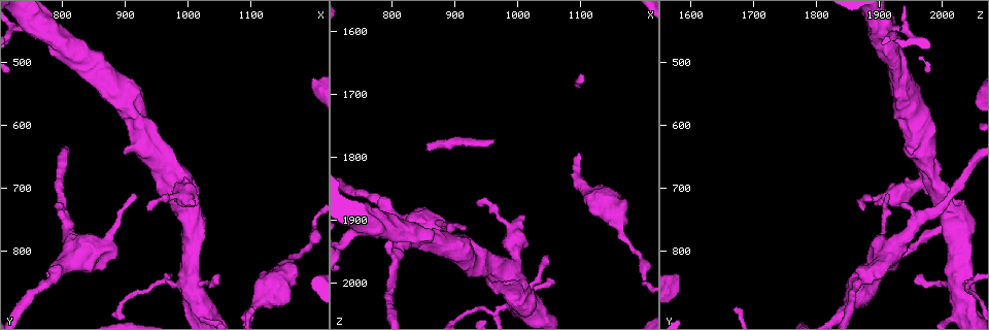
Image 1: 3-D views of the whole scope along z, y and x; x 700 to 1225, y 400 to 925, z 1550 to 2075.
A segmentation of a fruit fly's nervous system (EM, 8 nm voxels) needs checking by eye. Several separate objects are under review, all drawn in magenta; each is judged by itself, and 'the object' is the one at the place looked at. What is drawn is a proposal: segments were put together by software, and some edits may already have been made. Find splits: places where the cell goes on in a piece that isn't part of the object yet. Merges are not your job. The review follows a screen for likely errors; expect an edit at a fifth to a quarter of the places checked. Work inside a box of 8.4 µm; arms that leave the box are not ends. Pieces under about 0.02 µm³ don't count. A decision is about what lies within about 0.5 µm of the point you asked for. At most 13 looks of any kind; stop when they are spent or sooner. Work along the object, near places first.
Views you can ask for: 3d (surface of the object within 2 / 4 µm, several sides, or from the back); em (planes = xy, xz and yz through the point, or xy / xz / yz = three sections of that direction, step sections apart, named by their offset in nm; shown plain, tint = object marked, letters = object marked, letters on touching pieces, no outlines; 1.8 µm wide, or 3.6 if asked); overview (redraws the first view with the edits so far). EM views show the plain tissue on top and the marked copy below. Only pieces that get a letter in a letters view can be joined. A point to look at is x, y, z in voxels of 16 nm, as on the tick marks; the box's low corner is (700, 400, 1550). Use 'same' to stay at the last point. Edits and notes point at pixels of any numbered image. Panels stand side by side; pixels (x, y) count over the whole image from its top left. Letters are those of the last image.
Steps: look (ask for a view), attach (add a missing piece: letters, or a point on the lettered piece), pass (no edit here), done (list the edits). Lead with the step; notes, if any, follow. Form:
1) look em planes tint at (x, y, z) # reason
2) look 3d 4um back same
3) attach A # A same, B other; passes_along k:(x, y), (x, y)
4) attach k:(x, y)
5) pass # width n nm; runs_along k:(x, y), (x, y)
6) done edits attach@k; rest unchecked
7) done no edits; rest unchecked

look 3d 4um back at (795, 725, 1930) # free end

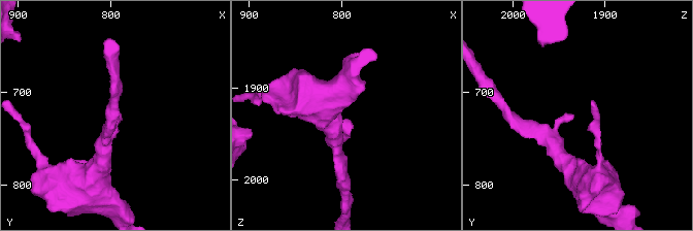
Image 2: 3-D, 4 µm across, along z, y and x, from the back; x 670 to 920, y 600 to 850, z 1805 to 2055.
look em yz step 16 letters at (796, 726, 1932)

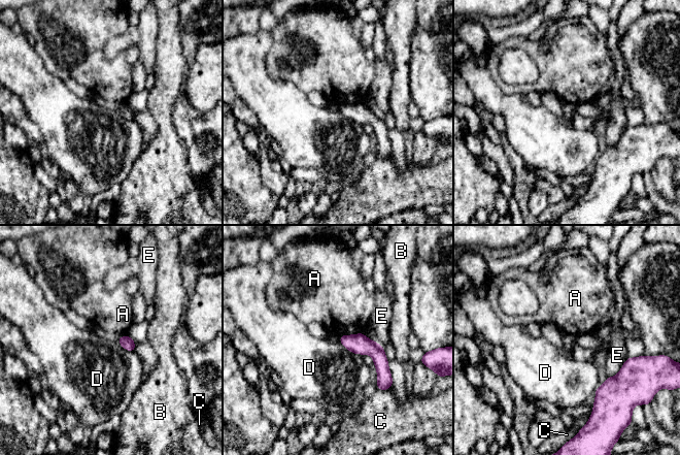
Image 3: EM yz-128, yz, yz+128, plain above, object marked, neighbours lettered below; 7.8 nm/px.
look em planes letters same

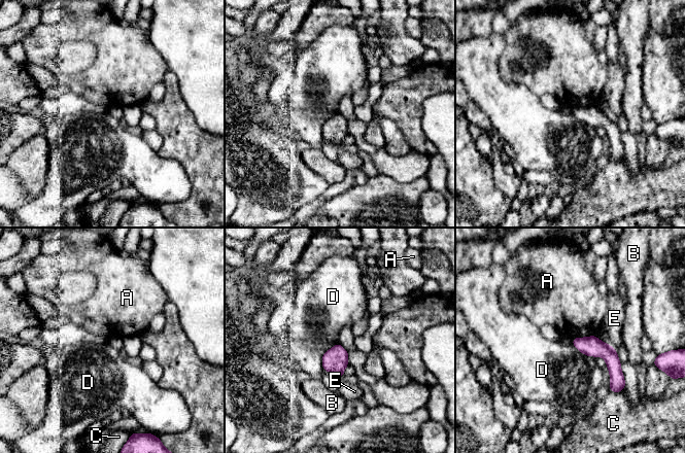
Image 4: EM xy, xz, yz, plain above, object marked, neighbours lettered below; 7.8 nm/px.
pass # width 150 nm; A other, B other, C other, D other, E other; border 4:(573, 344), (581, 352), (593, 357); no lettered piece goes on from it

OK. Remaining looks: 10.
look em planes letters at (900, 645, 1955) # stops while still wide

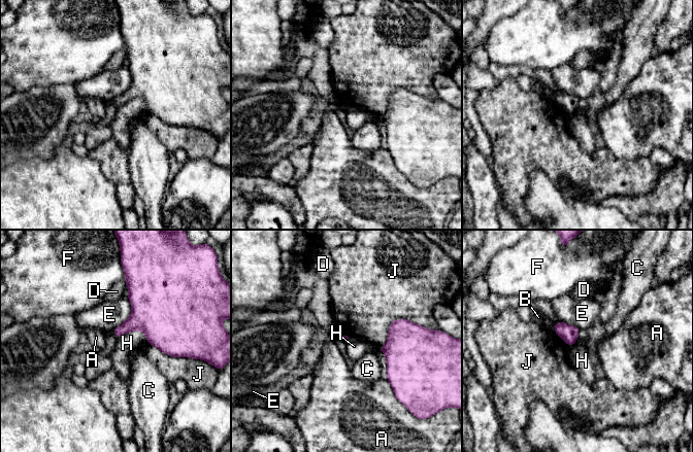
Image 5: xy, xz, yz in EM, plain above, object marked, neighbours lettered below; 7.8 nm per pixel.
pass # A other, B other, C other, D other, E other, F other, H other, J other; border 5:(118, 339), (141, 331), (147, 342); no lettered piece goes on from it

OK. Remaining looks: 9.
look 3d 2um back at (960, 845, 2045) # thick turns thin

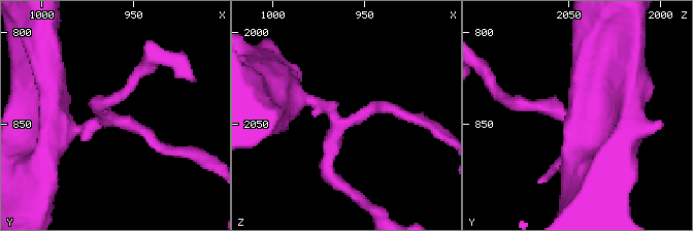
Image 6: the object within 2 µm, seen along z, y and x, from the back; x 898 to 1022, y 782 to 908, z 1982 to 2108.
look em xz step 8 tint at (957, 848, 2046)

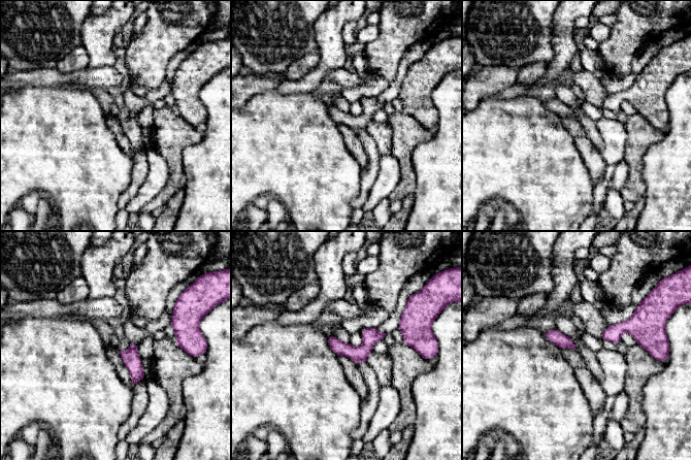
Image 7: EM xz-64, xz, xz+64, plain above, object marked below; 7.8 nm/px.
look em planes letters same # another direction

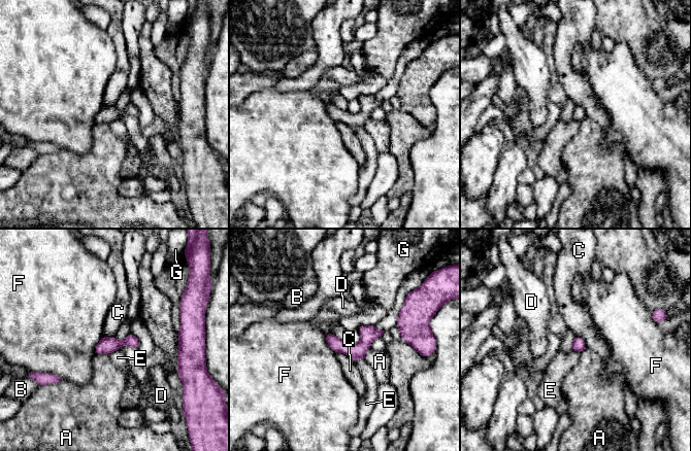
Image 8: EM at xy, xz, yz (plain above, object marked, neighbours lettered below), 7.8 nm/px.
pass # A other, B other, C other, D other, E other, F other, G other; none of them fits

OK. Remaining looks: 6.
look 3d 2um back at (1010, 700, 2010)

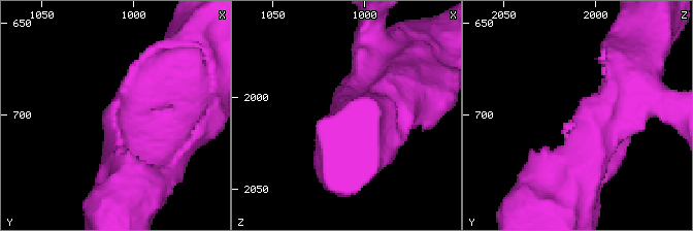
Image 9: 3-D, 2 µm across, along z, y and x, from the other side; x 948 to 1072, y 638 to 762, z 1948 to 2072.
look em xz step 8 letters at (1010, 704, 2013)

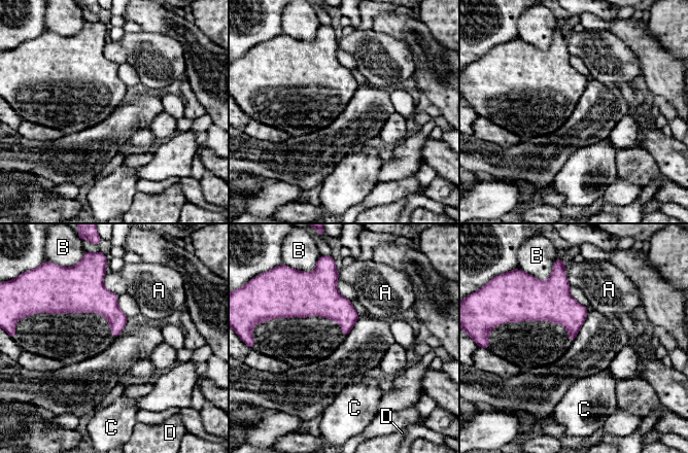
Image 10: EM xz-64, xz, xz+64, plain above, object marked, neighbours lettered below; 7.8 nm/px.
look em planes letters same

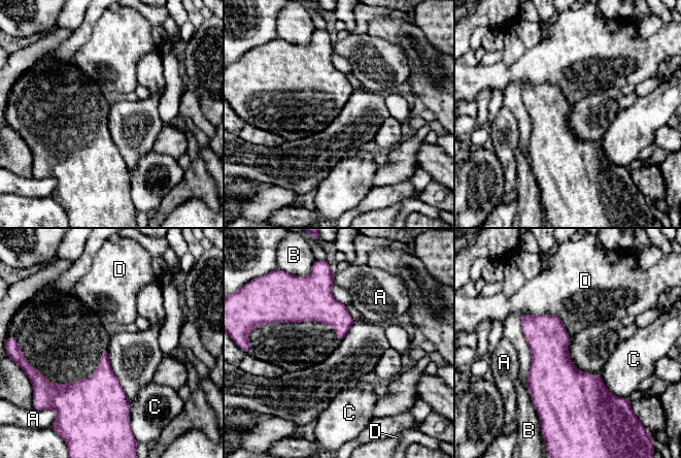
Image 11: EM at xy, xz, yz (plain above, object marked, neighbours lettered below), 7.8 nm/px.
pass # A other, B other, C other, D other; border 11:(518, 315), (554, 315), (563, 322); no lettered piece goes on from it

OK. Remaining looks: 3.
look em planes tint at (1045, 835, 1965) # thin end

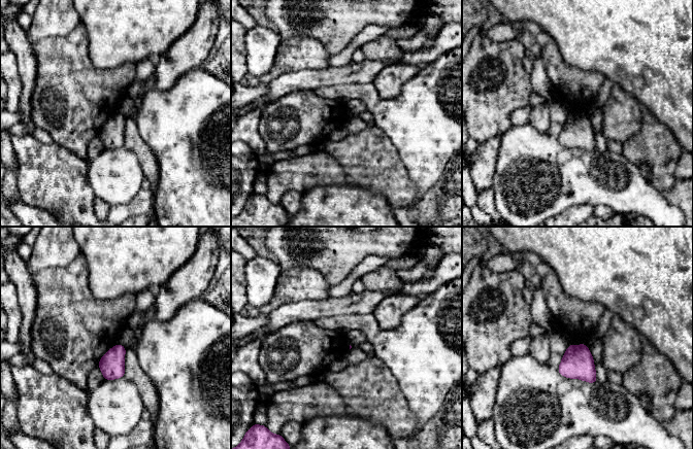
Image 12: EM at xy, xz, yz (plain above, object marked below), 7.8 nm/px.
look em planes letters same

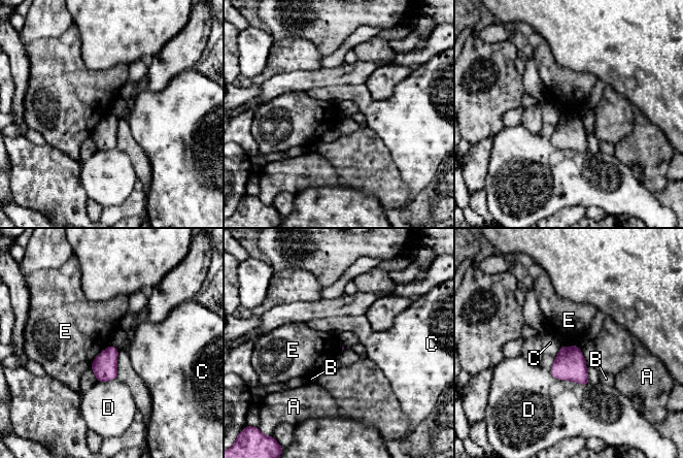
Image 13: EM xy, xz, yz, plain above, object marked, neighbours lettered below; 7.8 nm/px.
pass # A other, B other, C other, D other, E other; border 13:(110, 344), (95, 358), (90, 366); none of them fits

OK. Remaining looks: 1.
done no edits; rest unchecked

